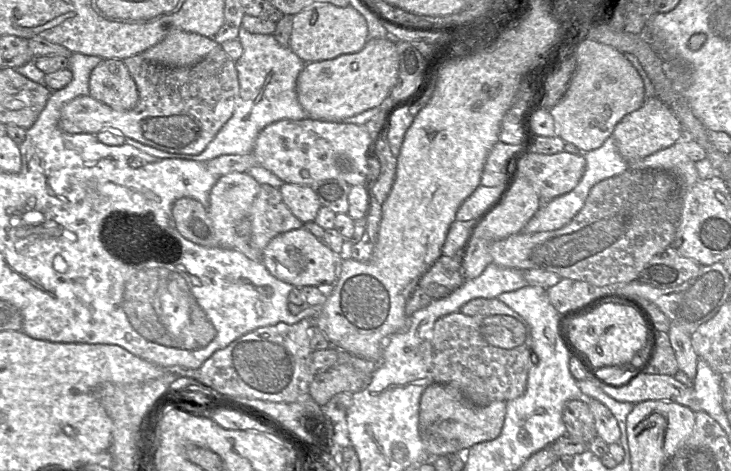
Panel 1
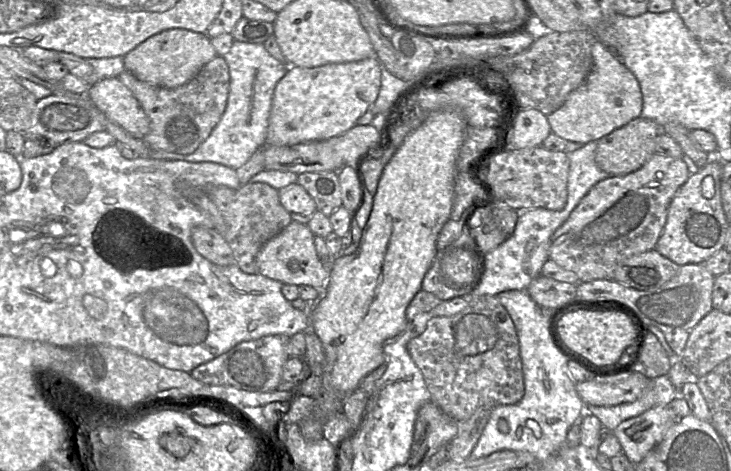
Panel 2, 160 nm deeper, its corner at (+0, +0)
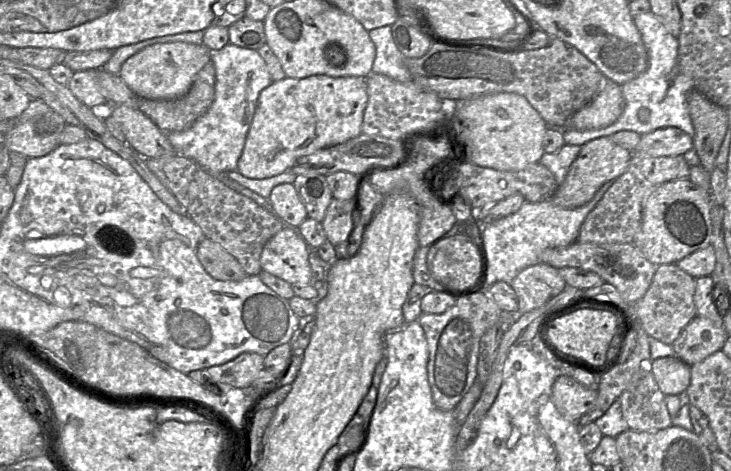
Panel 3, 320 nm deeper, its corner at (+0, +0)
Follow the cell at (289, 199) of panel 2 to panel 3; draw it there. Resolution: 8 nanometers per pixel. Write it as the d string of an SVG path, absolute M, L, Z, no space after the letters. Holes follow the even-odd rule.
M290 183L275 186L268 198L271 210L288 226L298 228L308 218L306 208Z

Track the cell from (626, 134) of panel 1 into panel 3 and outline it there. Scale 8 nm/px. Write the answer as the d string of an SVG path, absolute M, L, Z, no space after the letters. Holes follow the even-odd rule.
M609 136L590 140L581 146L580 152L571 164L565 180L551 197L554 204L573 209L588 203L597 190L607 181L616 180L628 168L633 152L617 145Z

